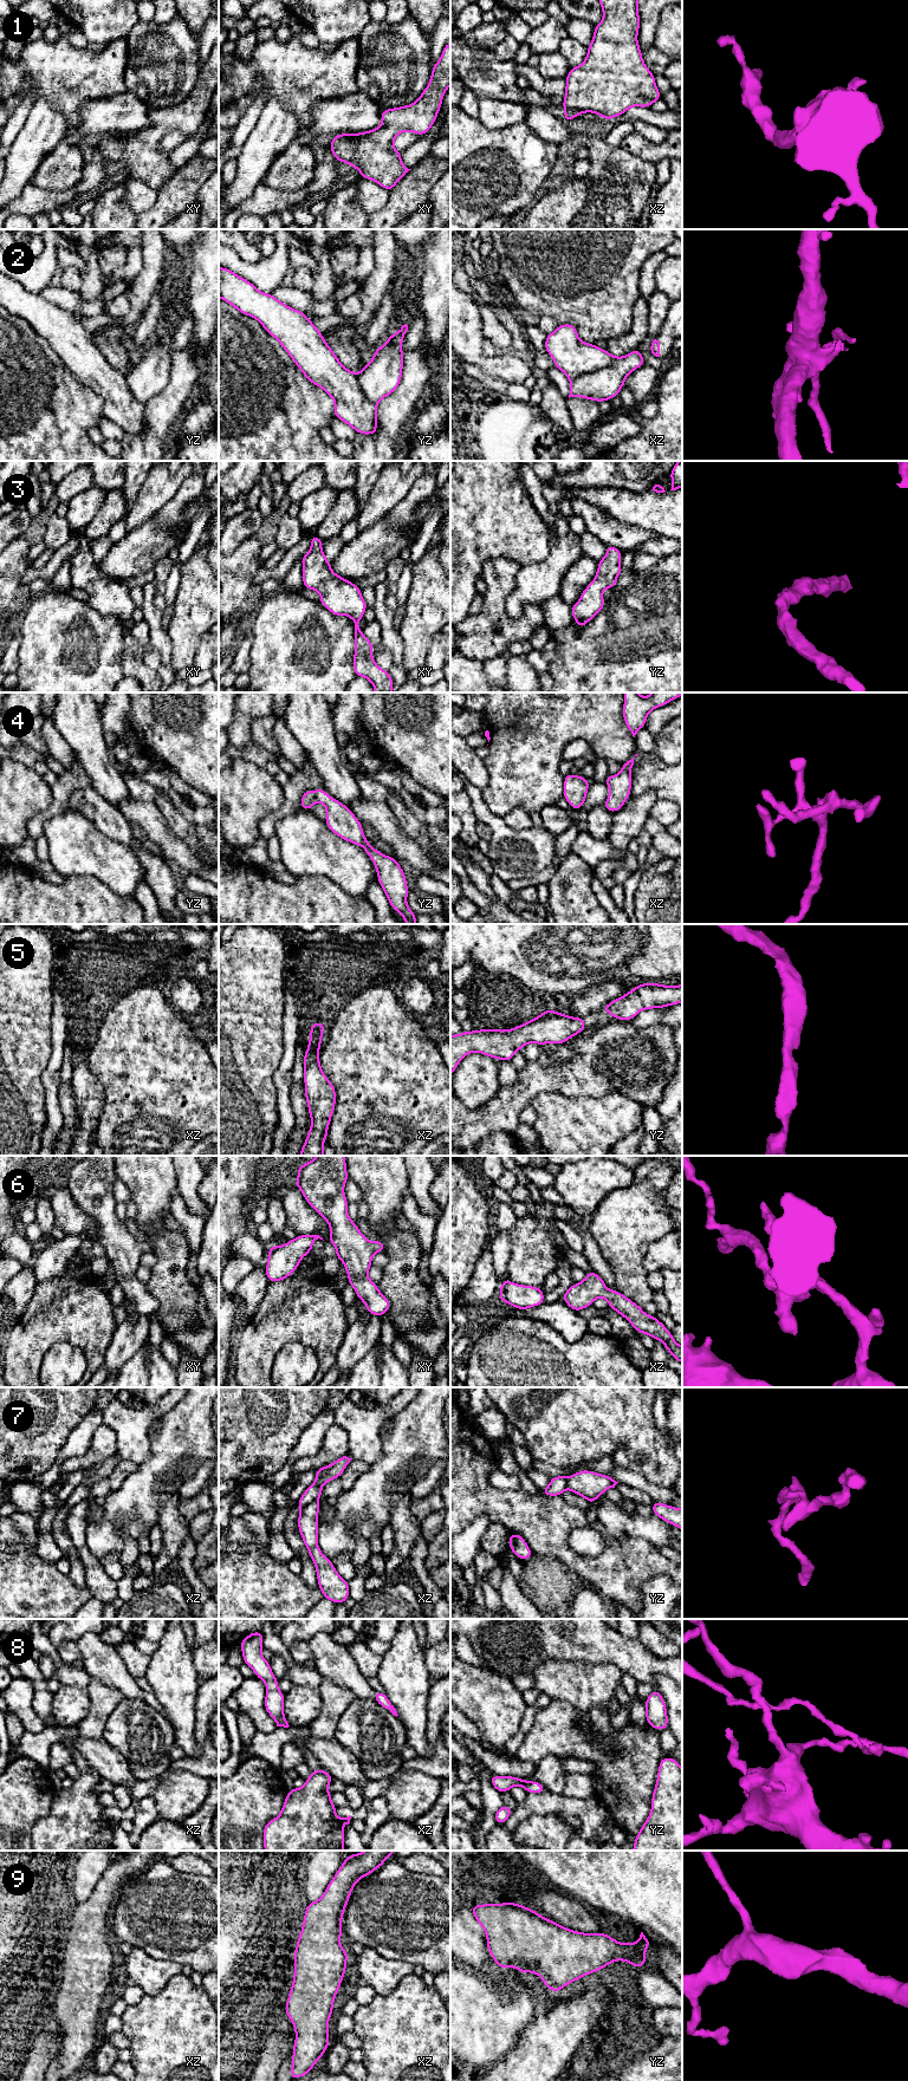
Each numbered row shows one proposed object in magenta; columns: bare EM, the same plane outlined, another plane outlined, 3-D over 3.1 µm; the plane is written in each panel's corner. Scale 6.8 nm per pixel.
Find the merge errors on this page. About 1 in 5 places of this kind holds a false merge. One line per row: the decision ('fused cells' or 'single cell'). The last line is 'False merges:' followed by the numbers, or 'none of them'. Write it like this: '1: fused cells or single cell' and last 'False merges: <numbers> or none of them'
1: single cell
2: fused cells
3: single cell
4: single cell
5: single cell
6: single cell
7: fused cells
8: single cell
9: single cell
False merges: 2, 7

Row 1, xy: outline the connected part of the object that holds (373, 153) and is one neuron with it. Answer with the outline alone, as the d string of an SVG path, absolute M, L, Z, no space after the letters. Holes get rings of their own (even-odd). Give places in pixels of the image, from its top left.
M450 41L432 67L430 80L416 102L384 109L381 113L382 124L376 129L333 136L330 151L336 161L358 169L361 178L371 180L390 191L411 170L402 163L402 152L394 148L394 139L404 131L426 135L436 121L449 85Z

